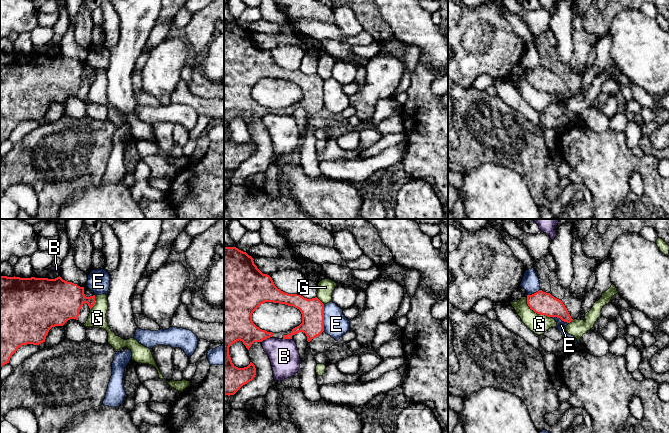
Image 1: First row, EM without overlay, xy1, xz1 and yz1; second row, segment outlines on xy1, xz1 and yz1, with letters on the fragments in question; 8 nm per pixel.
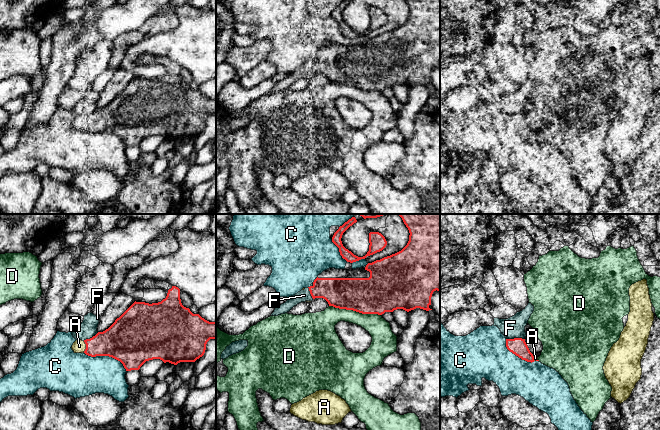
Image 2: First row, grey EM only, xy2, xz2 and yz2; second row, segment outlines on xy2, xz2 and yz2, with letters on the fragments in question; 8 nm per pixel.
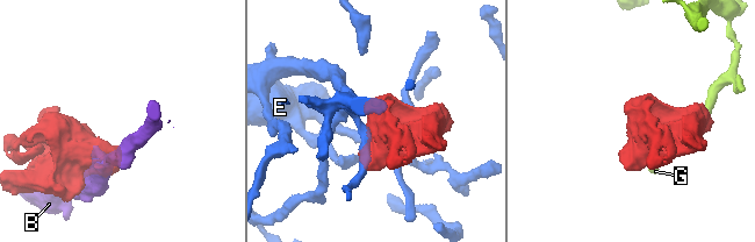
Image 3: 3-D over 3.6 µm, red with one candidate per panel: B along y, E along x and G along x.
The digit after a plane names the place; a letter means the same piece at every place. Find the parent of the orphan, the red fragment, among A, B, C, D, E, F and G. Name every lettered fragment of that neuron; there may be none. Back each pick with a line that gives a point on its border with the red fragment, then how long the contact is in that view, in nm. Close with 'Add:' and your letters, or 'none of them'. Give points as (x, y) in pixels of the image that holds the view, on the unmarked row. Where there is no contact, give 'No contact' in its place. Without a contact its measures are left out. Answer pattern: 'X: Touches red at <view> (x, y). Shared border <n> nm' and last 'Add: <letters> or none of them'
A: Touches red at xy2 (86, 123). Shared border 100 nm
Add: A

